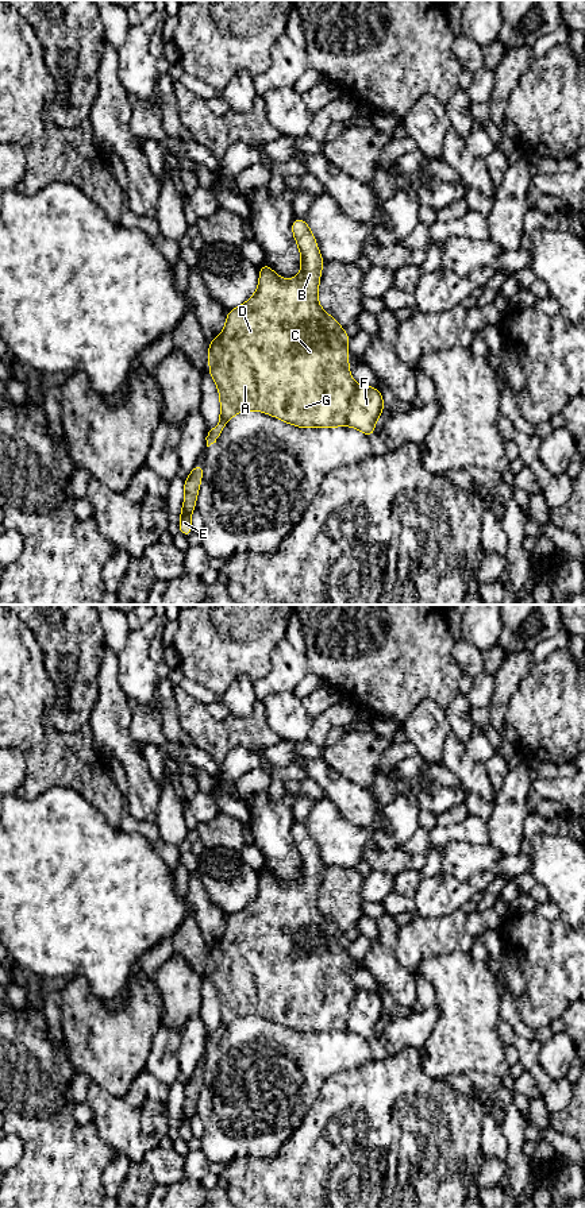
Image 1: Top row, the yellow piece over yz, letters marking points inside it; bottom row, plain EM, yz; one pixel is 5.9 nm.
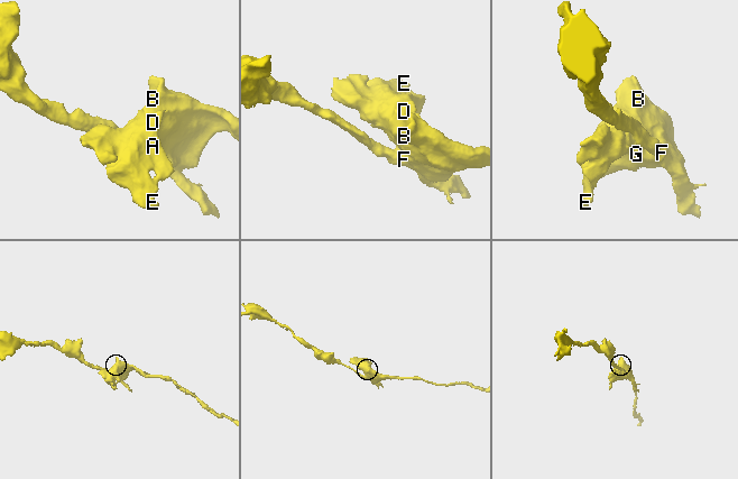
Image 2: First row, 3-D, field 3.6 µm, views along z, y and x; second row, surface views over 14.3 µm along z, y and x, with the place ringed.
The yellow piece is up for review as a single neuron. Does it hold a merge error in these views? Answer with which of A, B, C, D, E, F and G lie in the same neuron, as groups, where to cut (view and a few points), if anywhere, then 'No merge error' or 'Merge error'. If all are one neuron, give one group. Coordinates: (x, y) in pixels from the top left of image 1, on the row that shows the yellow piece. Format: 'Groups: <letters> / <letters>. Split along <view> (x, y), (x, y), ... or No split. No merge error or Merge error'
Groups: A B C D E G / F. Split along yz (357, 385), (349, 402), (346, 424). Merge error

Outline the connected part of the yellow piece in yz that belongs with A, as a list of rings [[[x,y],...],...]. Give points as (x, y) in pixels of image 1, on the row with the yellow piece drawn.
[[[295,219],[292,231],[301,254],[300,274],[296,278],[284,279],[263,263],[259,267],[259,283],[254,296],[243,305],[227,312],[224,329],[209,341],[209,374],[220,395],[220,418],[219,425],[207,432],[207,447],[216,443],[234,414],[247,410],[261,410],[299,428],[347,425],[349,402],[357,386],[349,368],[347,344],[350,336],[317,302],[324,260],[313,234],[304,219]]]

